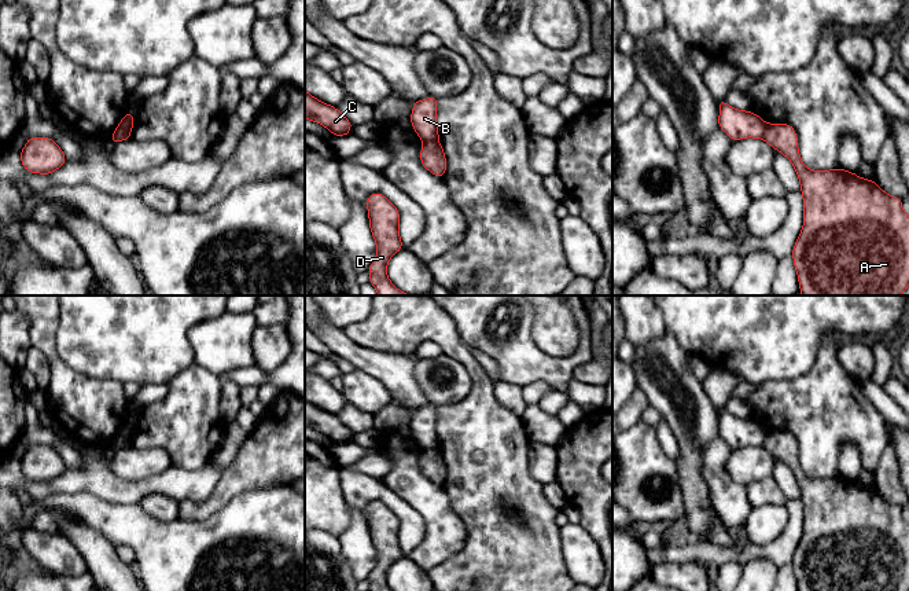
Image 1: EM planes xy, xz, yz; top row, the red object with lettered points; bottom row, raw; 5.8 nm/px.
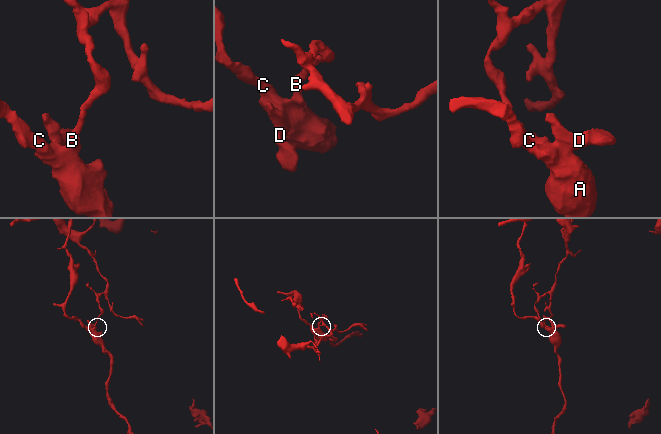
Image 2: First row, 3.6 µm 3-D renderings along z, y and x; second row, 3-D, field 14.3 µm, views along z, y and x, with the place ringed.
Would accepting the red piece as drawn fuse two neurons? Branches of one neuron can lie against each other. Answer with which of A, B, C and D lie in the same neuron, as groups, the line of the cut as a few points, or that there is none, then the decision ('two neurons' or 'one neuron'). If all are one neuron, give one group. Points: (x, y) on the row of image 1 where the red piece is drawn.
A C D / B; cut in xy along (129, 129), (116, 131); two neurons

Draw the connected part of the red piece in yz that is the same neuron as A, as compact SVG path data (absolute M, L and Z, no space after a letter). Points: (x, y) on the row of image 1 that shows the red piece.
M768 124L763 140L791 161L801 181L805 208L803 228L792 249L792 258L802 296L901 296L909 286L909 214L902 210L902 199L884 192L875 180L865 180L855 173L840 168L831 170L810 170L801 159L798 136L790 124Z

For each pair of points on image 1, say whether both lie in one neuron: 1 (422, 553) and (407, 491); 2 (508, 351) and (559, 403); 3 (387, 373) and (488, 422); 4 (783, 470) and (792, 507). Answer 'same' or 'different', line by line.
1: same
2: different
3: different
4: different

